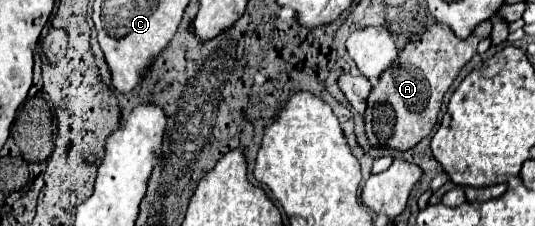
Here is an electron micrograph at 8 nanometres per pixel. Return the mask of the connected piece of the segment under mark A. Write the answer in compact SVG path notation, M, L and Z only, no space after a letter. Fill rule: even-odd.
M484 20L466 40L462 40L448 26L436 24L426 30L418 42L408 42L406 48L398 54L400 58L396 58L394 66L382 74L378 86L374 86L370 92L368 108L364 114L370 144L408 150L416 146L424 136L428 136L438 120L444 92L458 76L458 70L476 54L478 42L484 36L490 36L490 30L490 20Z

